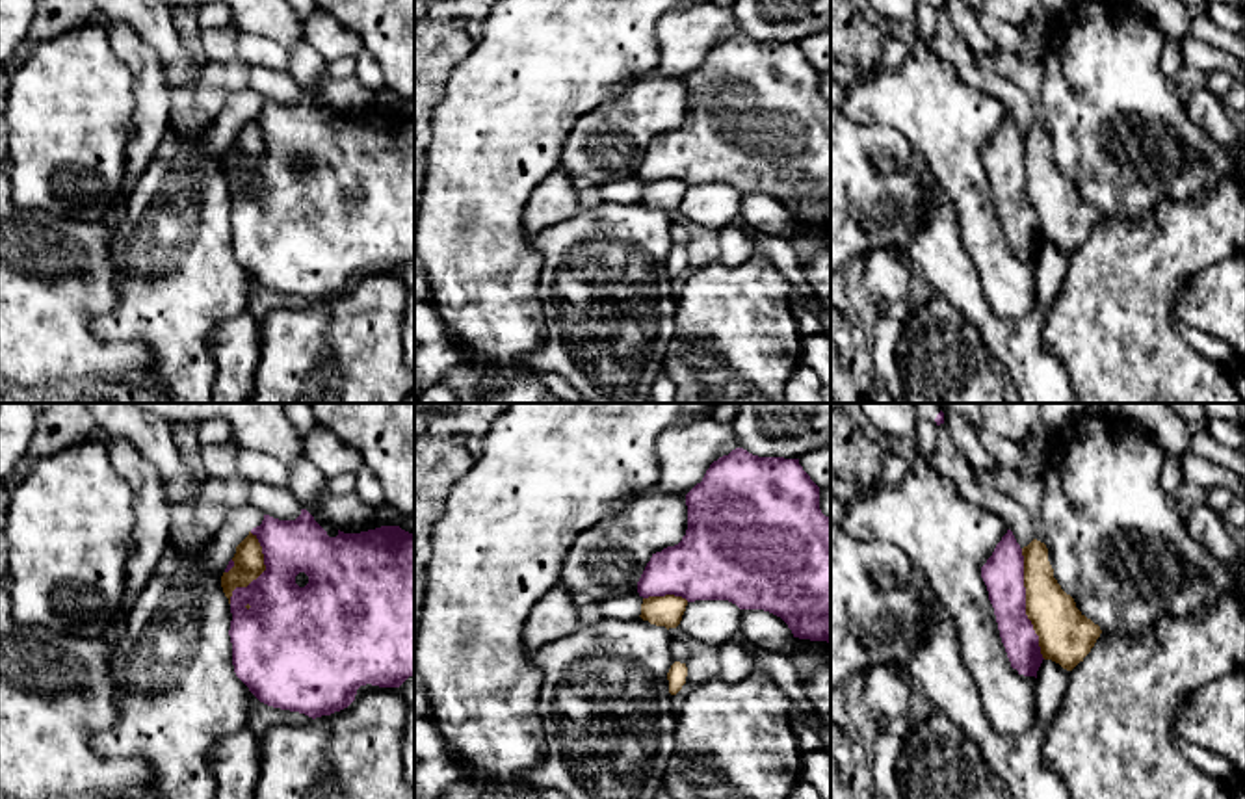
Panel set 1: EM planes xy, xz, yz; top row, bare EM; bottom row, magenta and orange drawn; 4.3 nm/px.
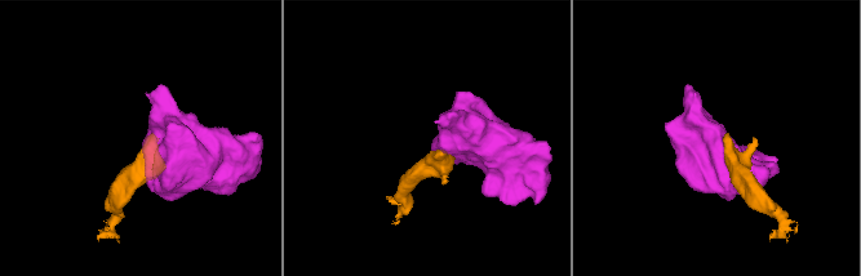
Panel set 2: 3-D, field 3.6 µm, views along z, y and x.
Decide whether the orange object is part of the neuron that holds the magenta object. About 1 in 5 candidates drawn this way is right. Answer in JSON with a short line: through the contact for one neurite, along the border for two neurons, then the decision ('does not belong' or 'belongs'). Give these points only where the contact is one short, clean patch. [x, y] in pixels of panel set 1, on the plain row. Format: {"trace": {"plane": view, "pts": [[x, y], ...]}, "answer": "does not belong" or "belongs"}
{"answer": "does not belong"}

